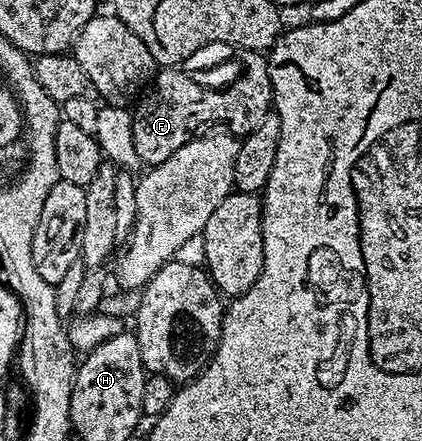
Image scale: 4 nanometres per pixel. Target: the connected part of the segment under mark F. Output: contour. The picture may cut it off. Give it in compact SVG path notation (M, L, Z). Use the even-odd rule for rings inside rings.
M243 51L240 56L241 72L234 82L224 88L212 89L197 85L193 81L191 73L183 70L178 66L166 66L161 69L149 81L146 93L137 100L133 105L133 122L132 122L132 146L135 147L136 154L139 156L141 163L146 166L153 166L164 162L176 153L180 147L195 138L196 133L205 124L219 124L219 129L225 130L234 136L241 138L248 135L272 110L274 103L274 91L270 81L270 66L267 57L261 52Z

